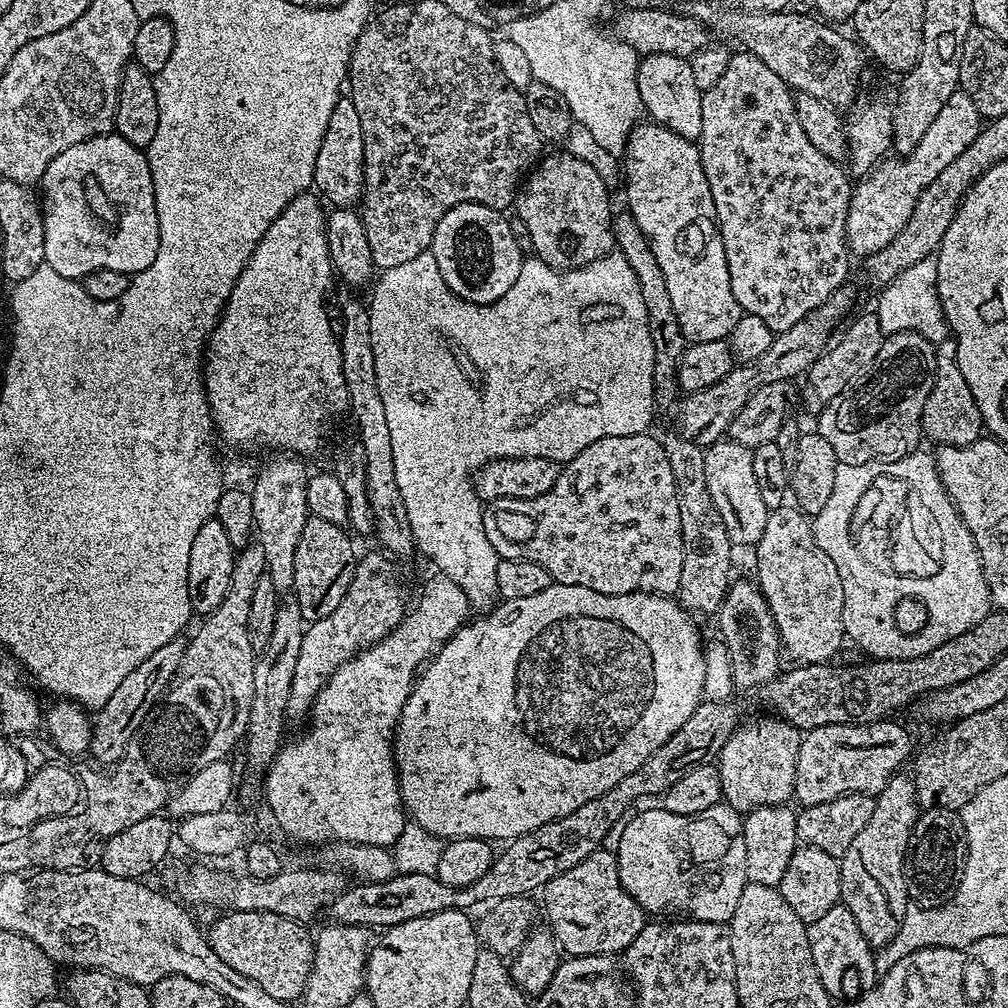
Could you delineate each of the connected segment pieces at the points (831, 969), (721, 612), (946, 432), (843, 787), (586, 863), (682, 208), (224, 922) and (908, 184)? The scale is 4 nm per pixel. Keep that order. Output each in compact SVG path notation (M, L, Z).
M843 902L830 906L823 918L808 925L808 941L810 954L814 958L814 970L818 970L818 978L833 1001L856 1000L875 986L878 979L876 952L870 942L866 942L866 934L862 934L857 919Z
M751 579L738 580L729 583L728 593L718 609L720 636L728 651L728 668L732 671L733 682L740 688L756 690L781 671L782 645L772 611L759 587Z
M949 338L936 345L936 377L930 390L930 398L926 398L924 407L923 435L937 440L937 445L966 446L981 439L985 431L984 420L980 417L978 406L974 402L974 394L970 394L970 386L966 386L966 378L962 378L962 370L958 370L956 357L956 341Z
M895 719L875 720L872 724L831 724L830 726L818 726L817 728L809 728L800 737L800 749L798 750L798 762L796 763L796 773L794 774L794 800L797 805L809 808L810 806L818 806L818 802L830 802L839 796L846 794L858 794L866 792L875 794L881 792L886 786L886 782L890 782L890 778L897 775L901 771L900 768L908 760L908 751L912 748L912 740L908 737L908 732L900 724L895 724Z
M601 850L590 854L590 858L582 858L578 866L570 866L570 870L558 874L558 878L544 885L542 895L542 912L543 915L544 912L548 915L547 927L568 956L612 956L623 953L630 946L630 942L634 942L634 938L642 934L646 923L644 907L634 902L634 898L630 898L618 878L618 862L616 853L612 850Z
M641 122L633 128L628 138L622 168L626 173L626 186L628 182L626 210L634 222L638 222L646 242L650 242L654 258L658 258L658 270L662 270L662 278L666 278L674 314L678 314L678 326L682 326L685 341L697 344L728 340L734 326L738 326L742 313L734 298L734 290L730 290L726 250L722 246L720 227L716 225L710 182L706 182L706 170L702 170L699 143L682 138L682 134L674 134L674 130L666 130L658 123Z
M228 912L217 916L220 917L206 935L209 946L222 962L230 962L246 978L254 978L273 998L295 1002L303 997L314 958L314 936L304 929L307 927L301 921L269 912Z
M963 90L950 96L941 113L934 118L922 141L914 151L903 156L888 156L871 172L861 177L853 187L850 210L847 211L847 242L853 255L866 258L871 253L888 246L902 232L914 212L914 206L922 190L938 178L962 151L974 142L982 127L980 111L973 99Z

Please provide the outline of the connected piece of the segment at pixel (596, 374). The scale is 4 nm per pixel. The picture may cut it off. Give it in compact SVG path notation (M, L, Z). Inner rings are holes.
M426 251L397 266L383 269L375 279L372 298L368 300L370 332L374 351L375 374L378 390L385 407L386 422L390 431L390 446L394 461L394 476L402 502L406 507L406 518L410 522L412 543L417 553L421 552L435 571L441 576L458 582L468 599L469 609L483 614L492 611L500 600L498 594L498 562L490 538L484 529L483 501L476 494L472 475L489 460L506 458L546 458L567 462L576 457L586 446L594 446L602 438L645 434L652 424L652 415L658 412L654 390L654 342L650 342L650 322L646 322L646 302L642 302L642 290L638 290L638 278L630 270L630 262L618 251L606 253L602 258L581 268L561 270L552 268L539 258L525 258L518 270L514 286L506 290L502 298L493 304L476 304L458 298L446 286L432 252ZM471 382L484 383L477 399Z

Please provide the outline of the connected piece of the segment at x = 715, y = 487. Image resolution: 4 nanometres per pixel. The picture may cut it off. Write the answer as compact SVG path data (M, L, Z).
M721 438L704 448L704 461L706 487L710 489L710 498L714 498L714 506L718 506L718 514L722 514L726 534L730 534L733 545L756 545L762 538L762 530L766 530L770 510L766 502L762 502L762 494L758 491L752 449L730 438Z

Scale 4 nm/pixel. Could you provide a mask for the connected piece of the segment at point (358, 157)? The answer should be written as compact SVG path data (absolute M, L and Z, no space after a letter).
M341 98L334 106L334 114L330 114L330 124L326 126L326 134L322 134L322 146L318 146L318 158L314 158L314 178L312 182L315 191L332 208L351 208L359 201L363 193L364 147L362 146L362 122L358 118L358 110L354 107L351 98Z

